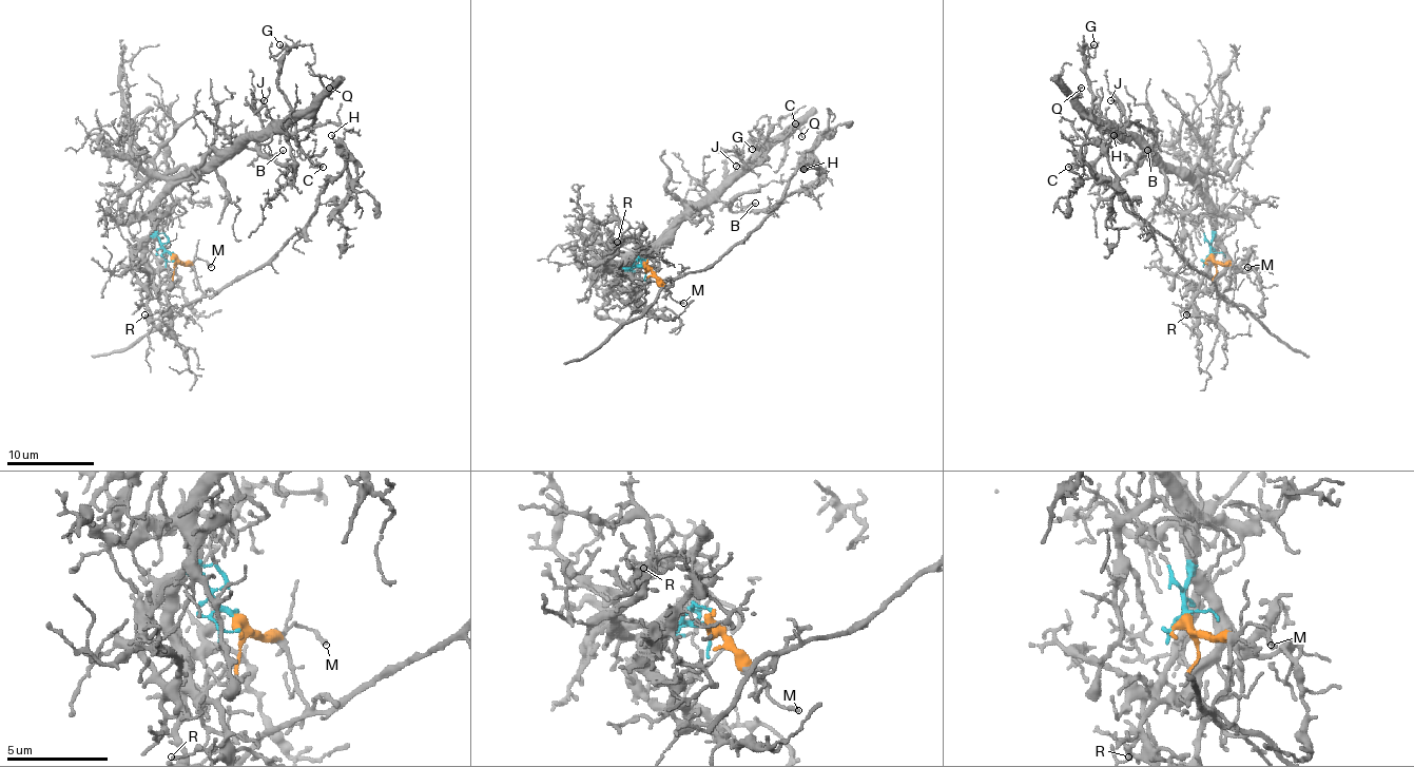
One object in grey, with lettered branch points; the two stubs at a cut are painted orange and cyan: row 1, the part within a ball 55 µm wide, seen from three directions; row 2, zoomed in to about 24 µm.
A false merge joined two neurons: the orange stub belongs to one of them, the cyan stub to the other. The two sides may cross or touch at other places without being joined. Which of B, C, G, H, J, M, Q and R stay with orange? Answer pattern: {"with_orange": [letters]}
{"with_orange": ["H", "M"]}

